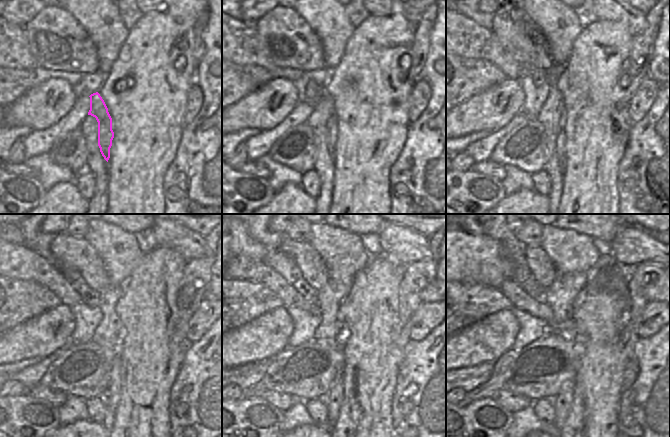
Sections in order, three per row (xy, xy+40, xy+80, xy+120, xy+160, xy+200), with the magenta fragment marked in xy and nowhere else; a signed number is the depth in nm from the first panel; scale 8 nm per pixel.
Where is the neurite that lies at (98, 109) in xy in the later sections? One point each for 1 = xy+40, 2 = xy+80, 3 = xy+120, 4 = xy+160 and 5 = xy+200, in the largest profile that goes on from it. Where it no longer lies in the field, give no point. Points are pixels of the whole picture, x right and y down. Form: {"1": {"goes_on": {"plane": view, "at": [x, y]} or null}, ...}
{"1": {"goes_on": {"plane": "xy+40", "at": [332, 125]}}, "2": {"goes_on": {"plane": "xy+80", "at": [561, 139]}}, "3": {"goes_on": {"plane": "xy+120", "at": [113, 387]}}, "4": {"goes_on": {"plane": "xy+160", "at": [334, 398]}}, "5": {"goes_on": {"plane": "xy+200", "at": [562, 402]}}}

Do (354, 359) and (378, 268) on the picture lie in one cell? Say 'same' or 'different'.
same

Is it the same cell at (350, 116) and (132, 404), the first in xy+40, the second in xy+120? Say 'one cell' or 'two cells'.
one cell

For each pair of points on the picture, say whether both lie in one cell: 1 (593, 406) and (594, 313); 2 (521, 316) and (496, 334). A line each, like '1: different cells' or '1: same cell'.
1: same cell
2: different cells

